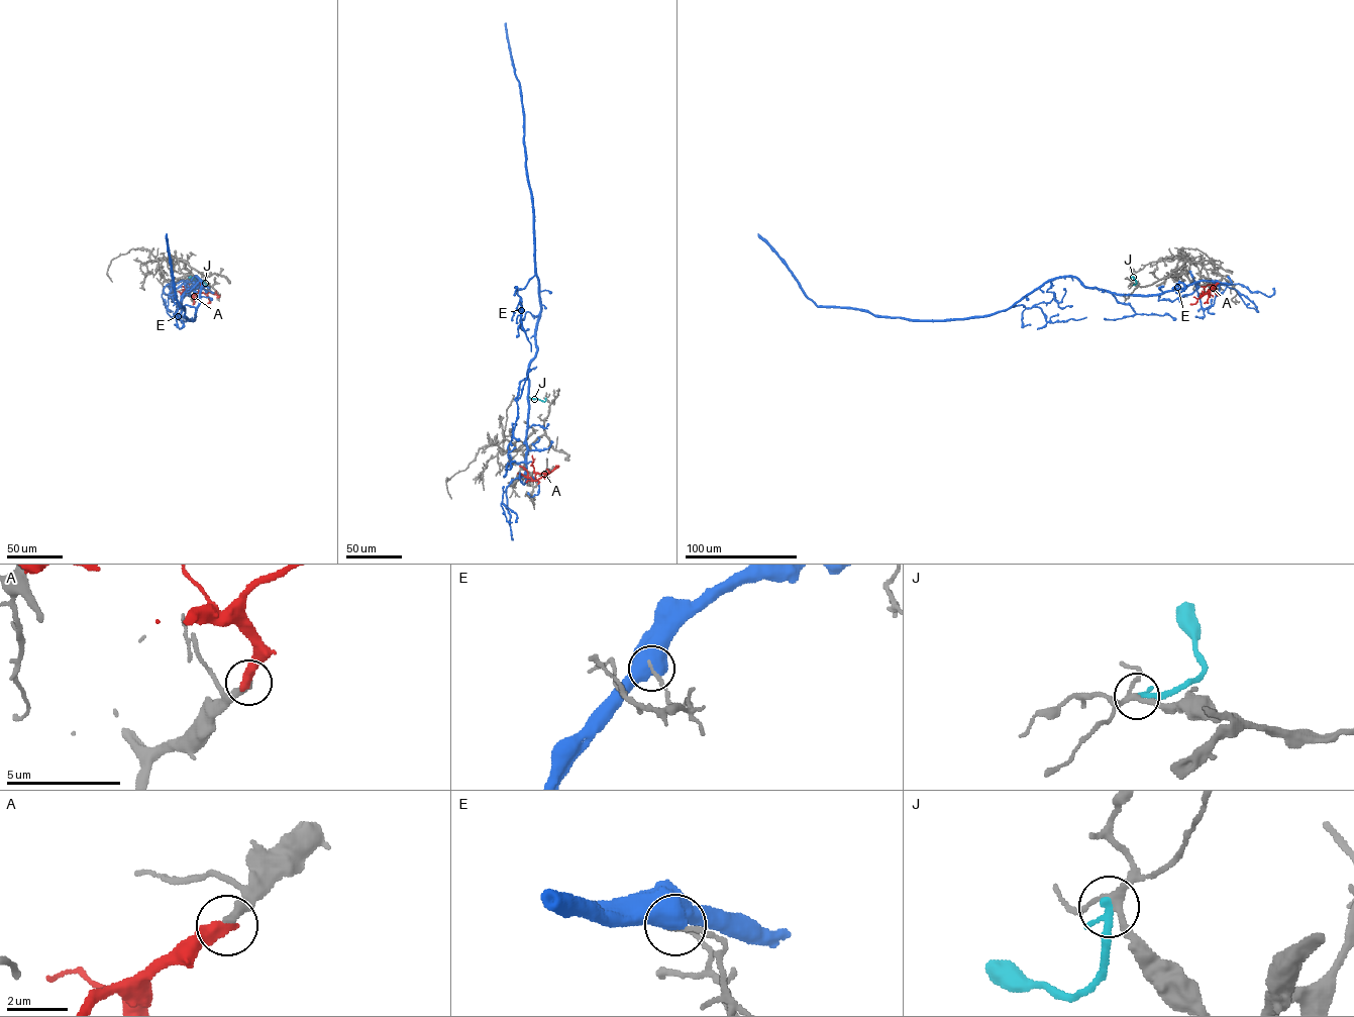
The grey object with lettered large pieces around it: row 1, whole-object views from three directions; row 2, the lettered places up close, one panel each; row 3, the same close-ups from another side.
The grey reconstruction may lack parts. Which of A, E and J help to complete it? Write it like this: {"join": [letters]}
{"join": []}

